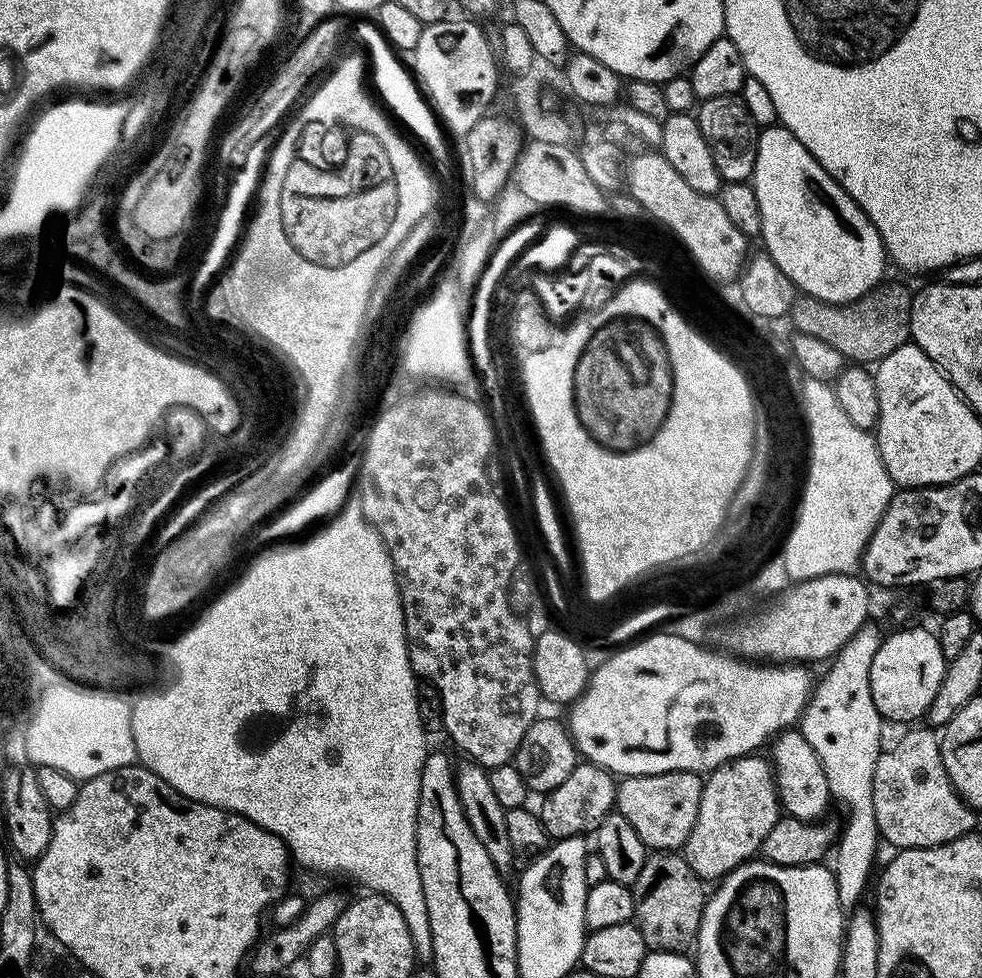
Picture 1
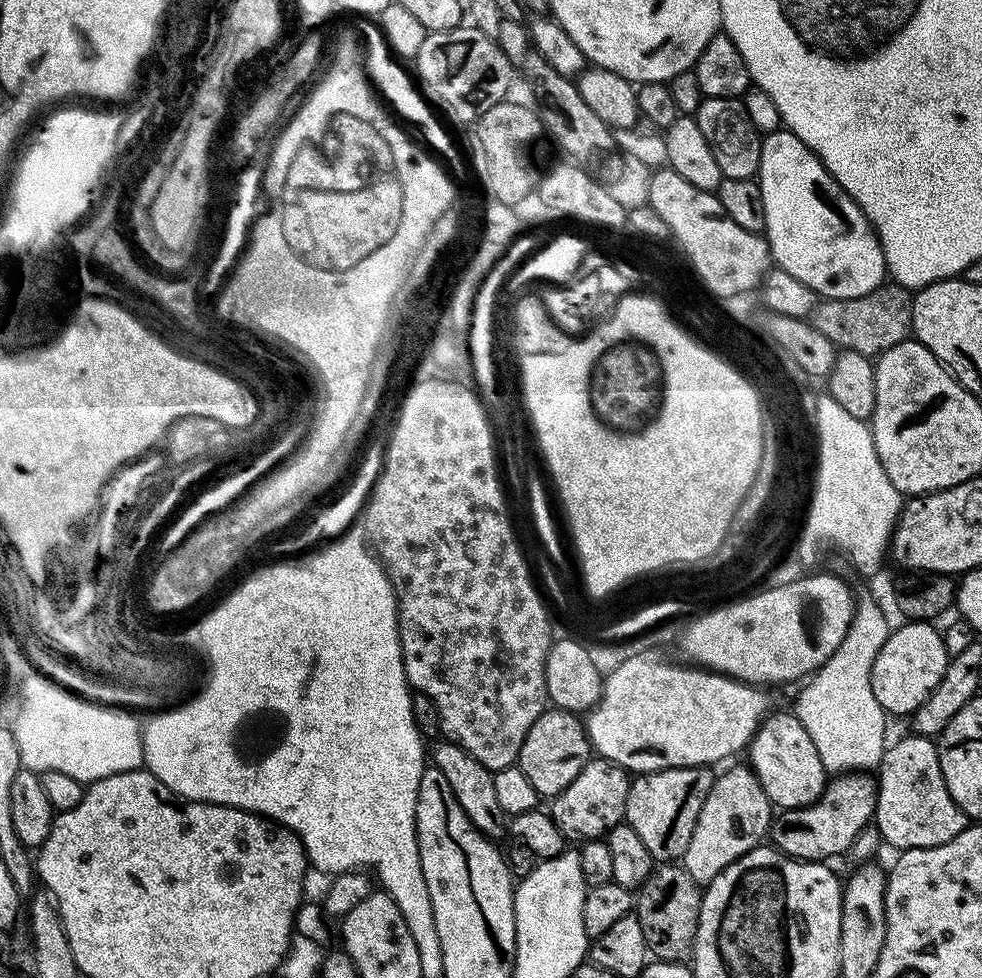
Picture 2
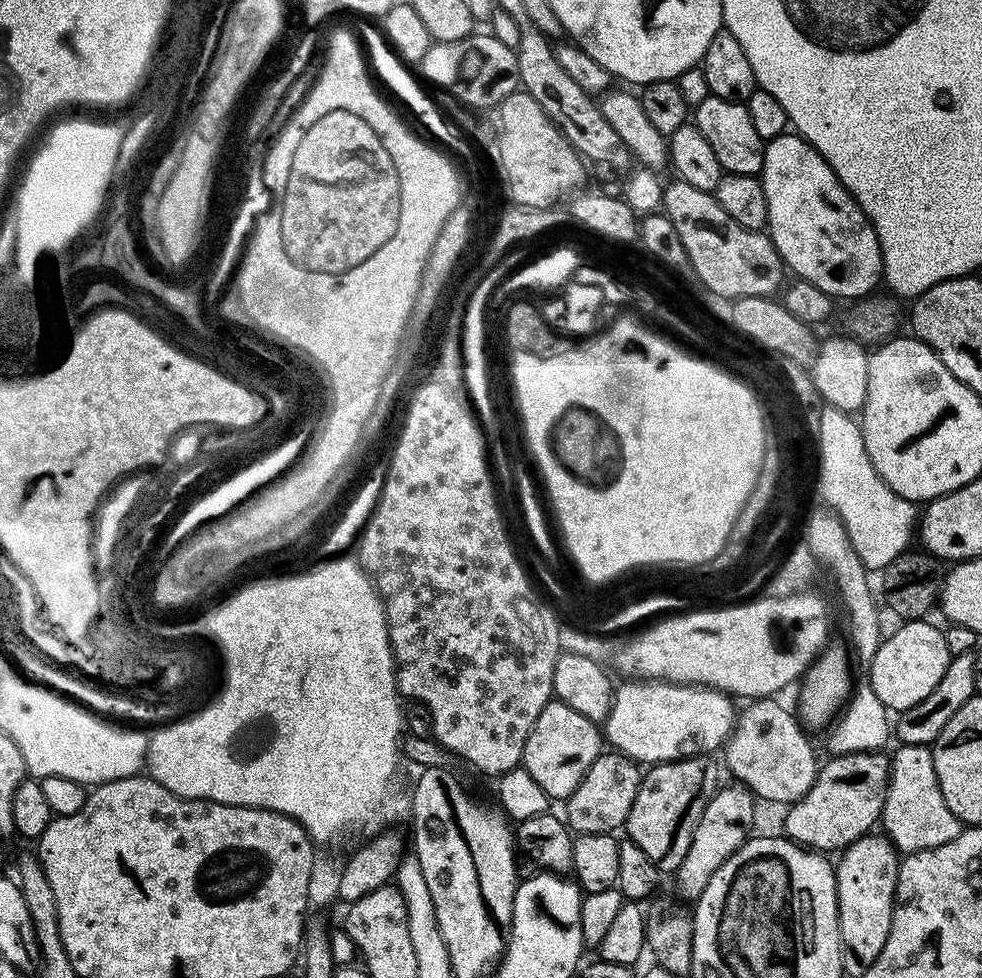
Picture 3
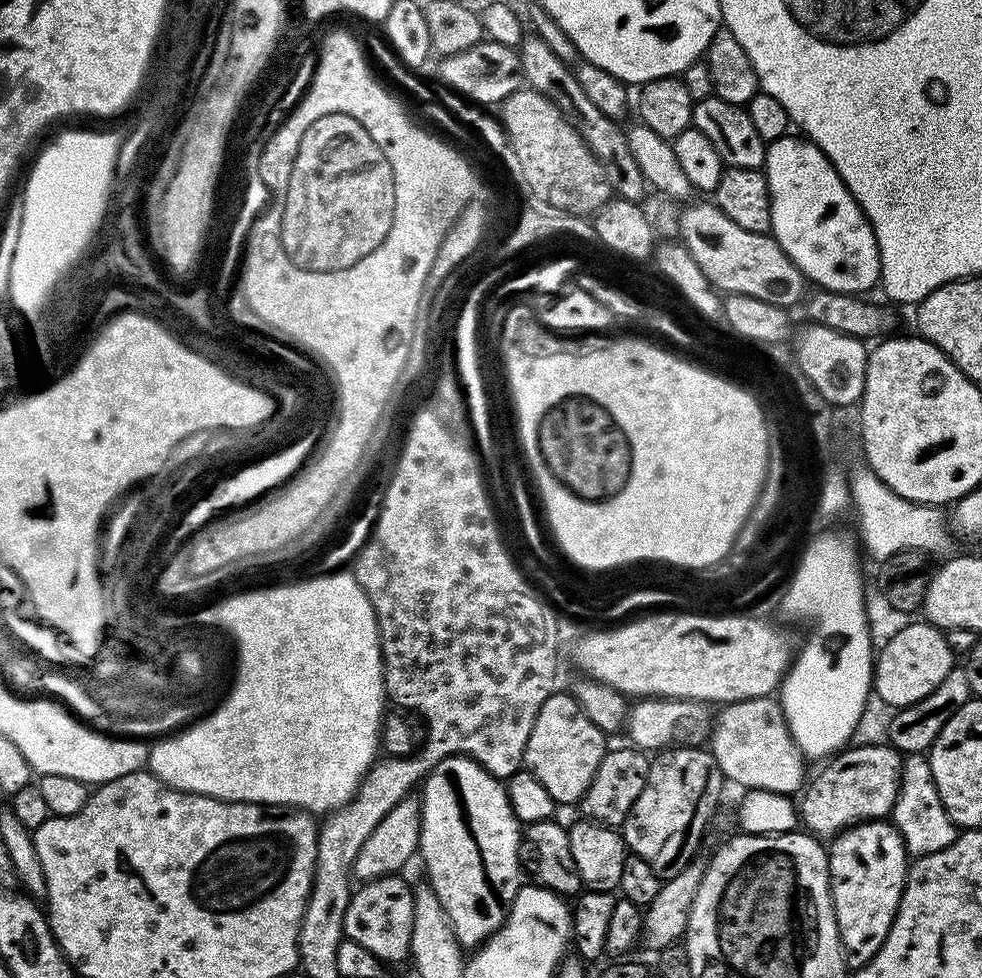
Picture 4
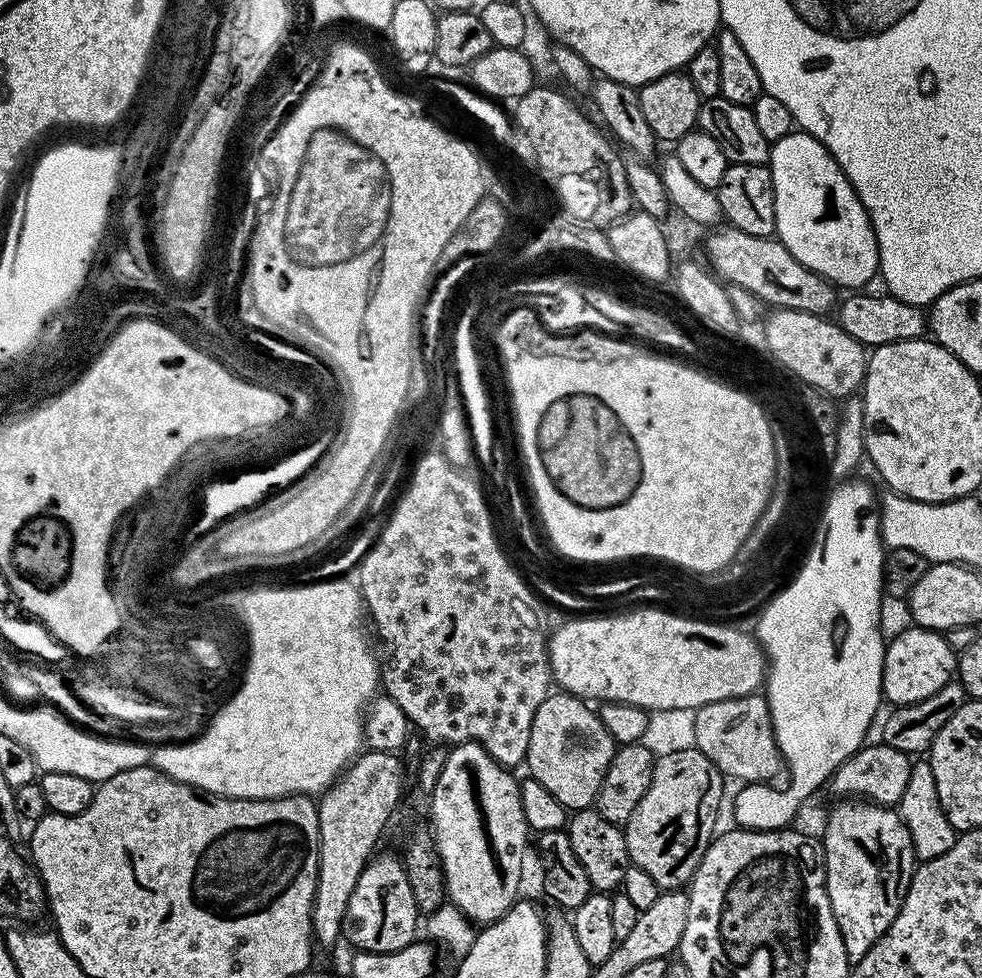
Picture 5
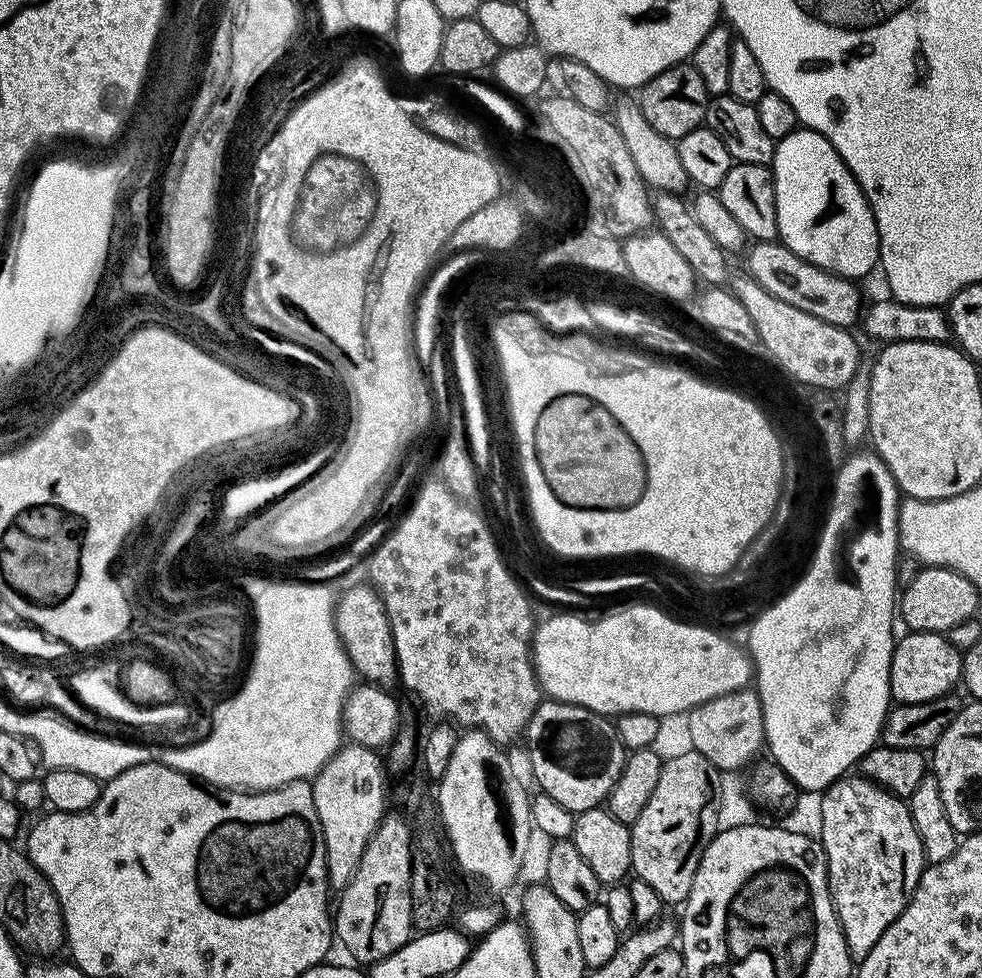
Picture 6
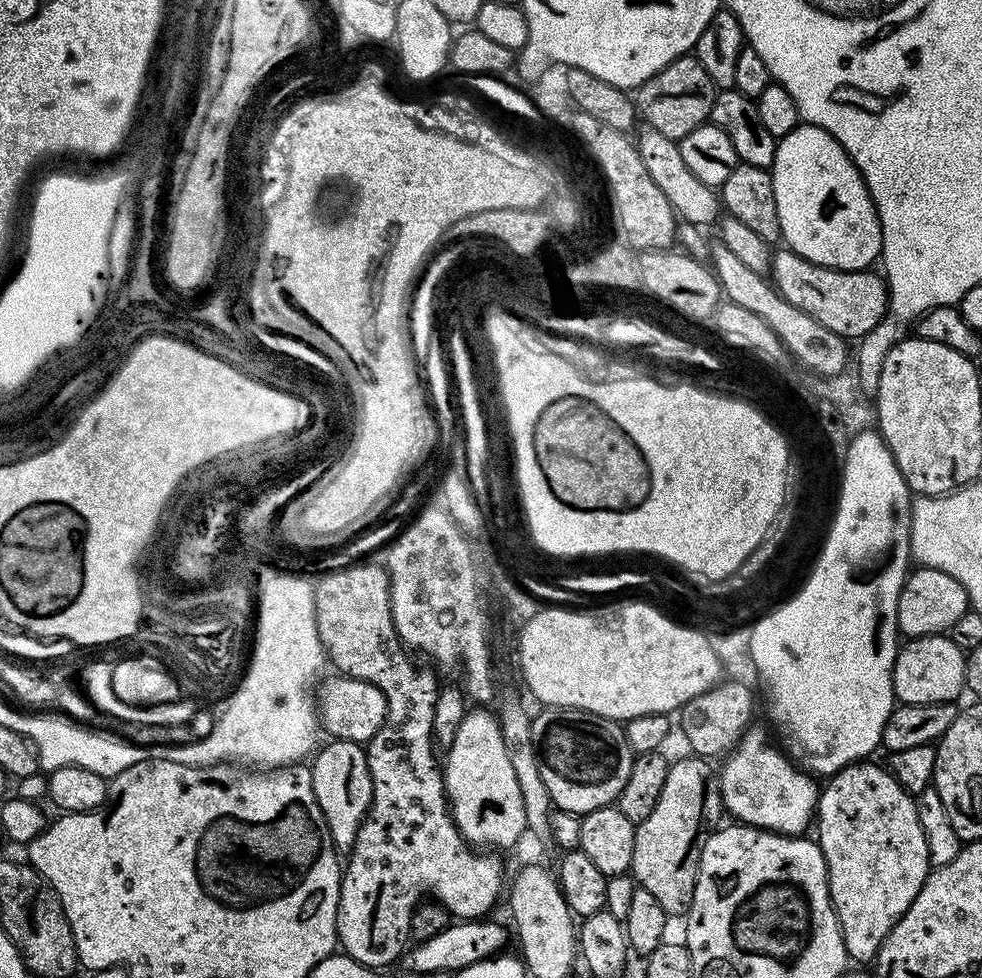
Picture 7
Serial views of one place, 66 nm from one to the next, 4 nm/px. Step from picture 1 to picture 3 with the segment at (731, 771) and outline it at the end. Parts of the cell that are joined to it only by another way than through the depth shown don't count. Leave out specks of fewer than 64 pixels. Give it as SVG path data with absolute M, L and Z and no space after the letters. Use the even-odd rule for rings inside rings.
M721 787L716 791L710 798L706 810L702 810L702 818L698 818L690 850L686 850L686 858L682 858L682 866L678 866L674 874L676 888L684 900L689 902L699 900L710 878L714 878L714 870L718 870L718 866L722 866L722 862L726 862L726 858L733 856L750 838L750 833L753 831L752 823L756 820L757 801L747 788L735 787Z

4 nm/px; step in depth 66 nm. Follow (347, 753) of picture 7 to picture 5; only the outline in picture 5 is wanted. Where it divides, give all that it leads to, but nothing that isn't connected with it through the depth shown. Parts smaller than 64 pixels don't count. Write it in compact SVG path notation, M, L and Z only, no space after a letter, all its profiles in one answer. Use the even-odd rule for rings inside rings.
M366 750L349 764L318 800L318 826L320 849L318 850L318 882L316 897L312 903L312 934L317 945L332 948L342 936L342 922L346 918L346 906L350 906L350 894L358 886L362 870L377 851L376 843L384 832L399 800L402 800L406 781L403 759L391 752Z

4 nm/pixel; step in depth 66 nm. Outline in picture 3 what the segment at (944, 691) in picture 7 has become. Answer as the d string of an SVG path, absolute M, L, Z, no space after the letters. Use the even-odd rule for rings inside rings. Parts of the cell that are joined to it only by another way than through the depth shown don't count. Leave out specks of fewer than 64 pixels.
M927 619L907 621L898 634L881 640L867 669L866 679L878 701L893 713L899 714L910 710L910 706L918 706L918 702L922 702L922 698L929 696L930 690L938 686L942 674L946 674L950 657L944 632L928 623Z

